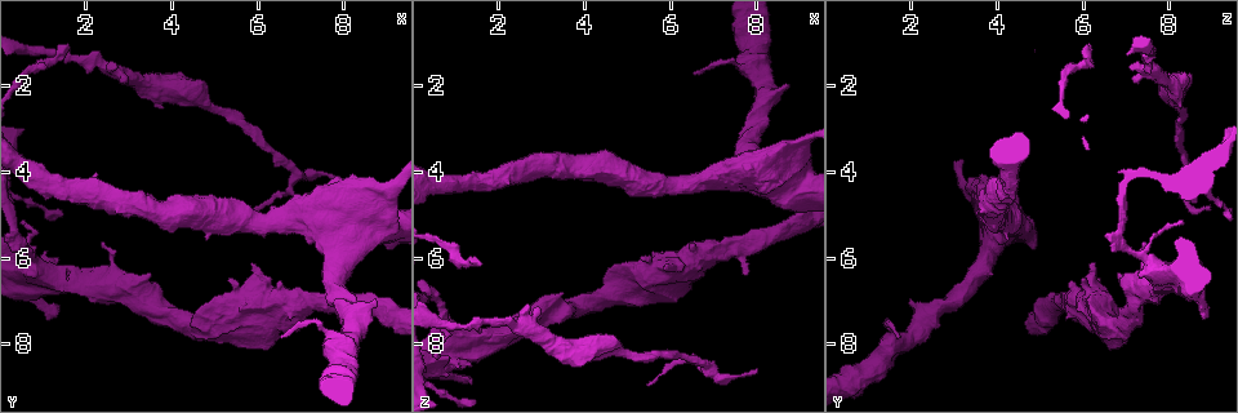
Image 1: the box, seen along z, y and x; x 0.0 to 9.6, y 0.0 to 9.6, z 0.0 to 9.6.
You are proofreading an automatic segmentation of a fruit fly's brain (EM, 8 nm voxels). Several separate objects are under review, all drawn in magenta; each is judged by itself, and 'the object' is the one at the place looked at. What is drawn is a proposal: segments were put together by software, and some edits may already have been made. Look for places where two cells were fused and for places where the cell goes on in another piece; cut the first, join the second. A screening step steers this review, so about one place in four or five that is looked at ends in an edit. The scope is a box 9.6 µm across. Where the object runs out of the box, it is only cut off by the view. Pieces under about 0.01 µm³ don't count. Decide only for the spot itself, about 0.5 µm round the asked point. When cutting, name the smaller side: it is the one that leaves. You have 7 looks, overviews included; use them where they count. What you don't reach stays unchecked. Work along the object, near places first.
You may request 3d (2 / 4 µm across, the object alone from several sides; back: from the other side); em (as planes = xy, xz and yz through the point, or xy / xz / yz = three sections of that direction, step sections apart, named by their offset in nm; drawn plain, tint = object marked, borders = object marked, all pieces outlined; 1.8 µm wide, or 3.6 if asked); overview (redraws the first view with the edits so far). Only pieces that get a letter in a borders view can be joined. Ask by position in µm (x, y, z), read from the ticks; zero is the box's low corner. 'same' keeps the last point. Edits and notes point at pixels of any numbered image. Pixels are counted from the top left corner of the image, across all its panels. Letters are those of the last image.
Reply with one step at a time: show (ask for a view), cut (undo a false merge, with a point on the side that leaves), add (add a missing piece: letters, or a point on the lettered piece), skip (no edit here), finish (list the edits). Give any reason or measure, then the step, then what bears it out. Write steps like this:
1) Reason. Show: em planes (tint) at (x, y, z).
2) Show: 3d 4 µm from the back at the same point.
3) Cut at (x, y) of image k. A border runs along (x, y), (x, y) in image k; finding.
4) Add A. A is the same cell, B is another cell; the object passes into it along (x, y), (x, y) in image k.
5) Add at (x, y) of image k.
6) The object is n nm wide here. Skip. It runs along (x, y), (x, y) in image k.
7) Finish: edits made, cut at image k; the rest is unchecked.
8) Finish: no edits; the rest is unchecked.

Thick end. Show: 3d 4 µm at (5.85, 6.20, 6.25).

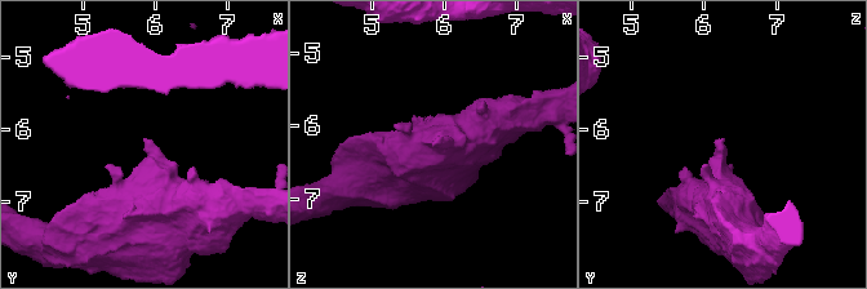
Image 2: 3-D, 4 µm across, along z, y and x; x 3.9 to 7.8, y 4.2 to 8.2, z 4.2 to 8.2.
Show: em planes (plain) at (5.90, 6.15, 6.25).

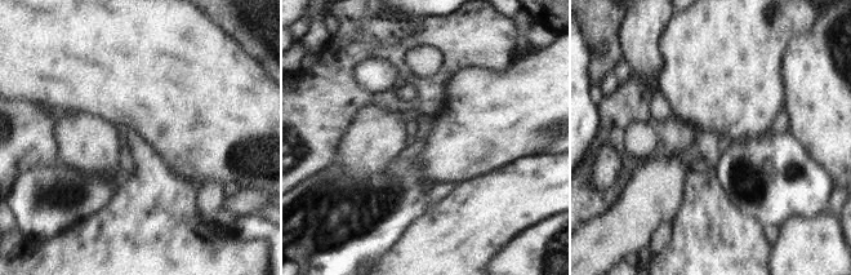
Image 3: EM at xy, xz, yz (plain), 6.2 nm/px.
What lies round it. Show: em planes (borders) at the same point.

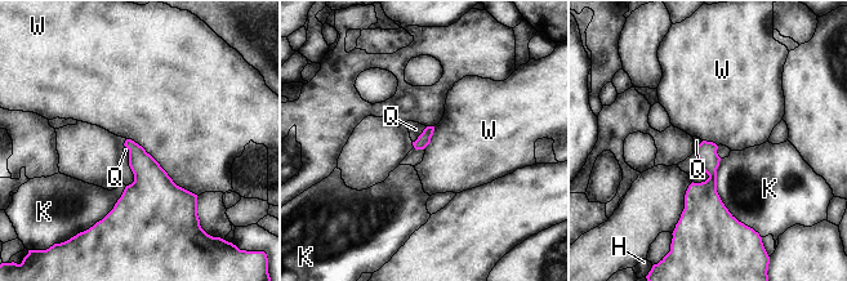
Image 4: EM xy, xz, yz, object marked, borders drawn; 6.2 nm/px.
The longest contact is with W, 550 nm. Add Q. Q is the same cell, H, K and W are other cells; the cell continues.

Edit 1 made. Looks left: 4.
Thin end. Show: em planes (tint) at (5.45, 4.85, 8.95).

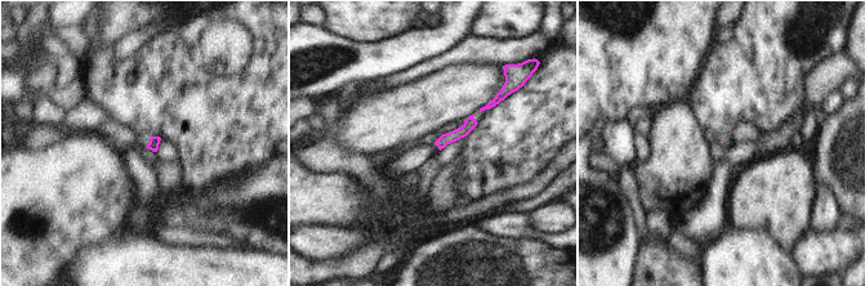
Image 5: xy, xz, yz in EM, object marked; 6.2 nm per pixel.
Show: em planes (borders) at the same point.

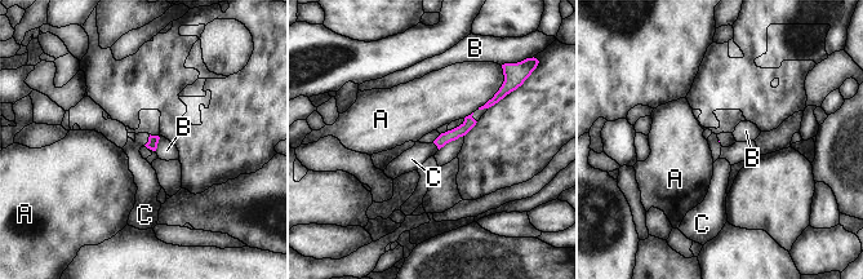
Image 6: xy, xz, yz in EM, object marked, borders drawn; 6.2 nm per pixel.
The longest contact is with A, 200 nm. Add C. C is the same cell, A and B are other cells; the cell continues.

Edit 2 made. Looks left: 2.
Sudden change in width. Show: em xz step 16 (tint) at (1.05, 7.15, 8.70).

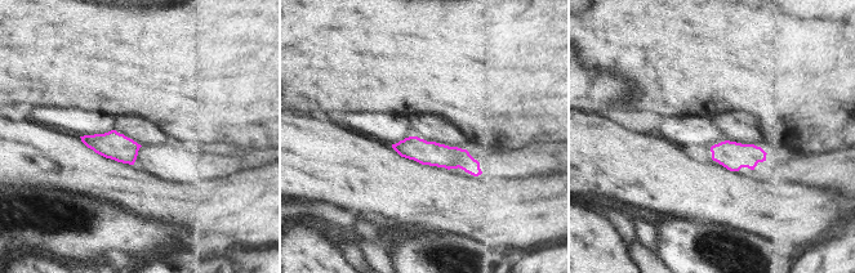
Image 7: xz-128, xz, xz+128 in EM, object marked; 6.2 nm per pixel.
Show: em planes (borders) at the same point.

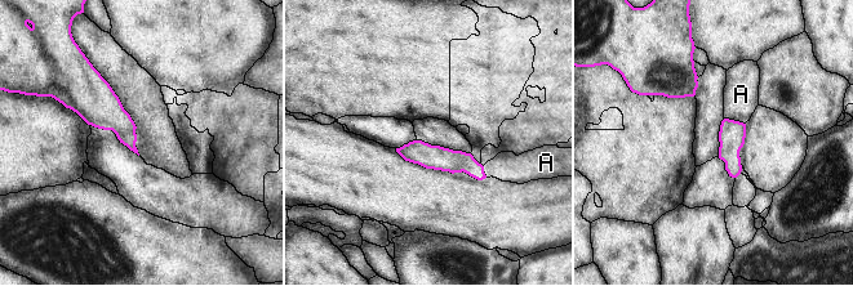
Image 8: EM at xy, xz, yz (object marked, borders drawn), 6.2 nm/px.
The object is 140 nm wide here. Cut at (90, 95) of image 8. A is another cell; the part that leaves runs along (401, 151), (463, 161), (481, 175) in image 8; a second cell is stuck on.

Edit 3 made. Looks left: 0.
Finish: edits made, add at image 4, add at image 6, cut at image 8; the rest is unchecked.

